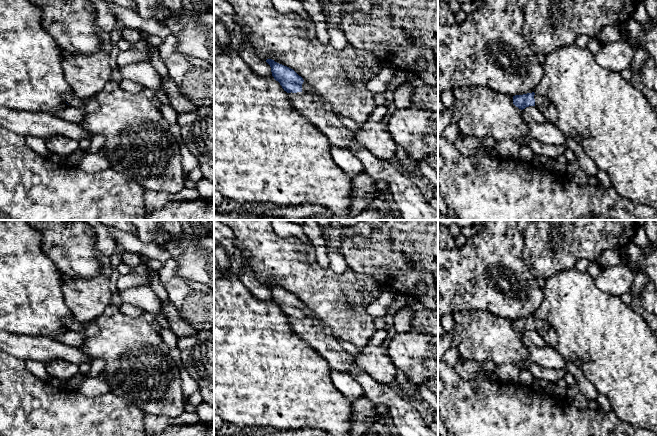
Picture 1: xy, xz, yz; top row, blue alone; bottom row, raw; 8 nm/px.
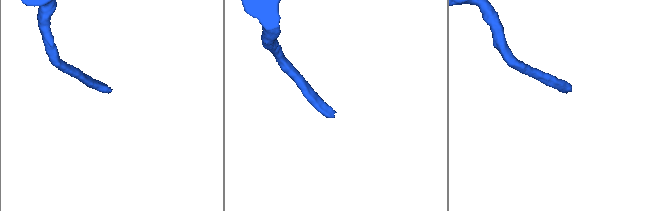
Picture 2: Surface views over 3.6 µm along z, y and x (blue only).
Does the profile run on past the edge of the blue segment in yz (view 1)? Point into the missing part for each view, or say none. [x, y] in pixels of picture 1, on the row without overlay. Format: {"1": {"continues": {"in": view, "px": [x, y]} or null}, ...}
{"1": {"continues": {"in": "yz", "px": [539, 324]}}}

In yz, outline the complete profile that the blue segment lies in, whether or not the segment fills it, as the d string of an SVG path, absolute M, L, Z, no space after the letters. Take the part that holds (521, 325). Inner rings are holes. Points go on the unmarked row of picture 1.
M527 317L523 319L515 319L513 320L513 328L519 333L523 334L529 330L540 330L544 328L548 328L548 324L538 318Z

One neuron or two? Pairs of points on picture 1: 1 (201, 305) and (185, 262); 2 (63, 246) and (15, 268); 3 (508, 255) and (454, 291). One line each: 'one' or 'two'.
1: two
2: two
3: one

